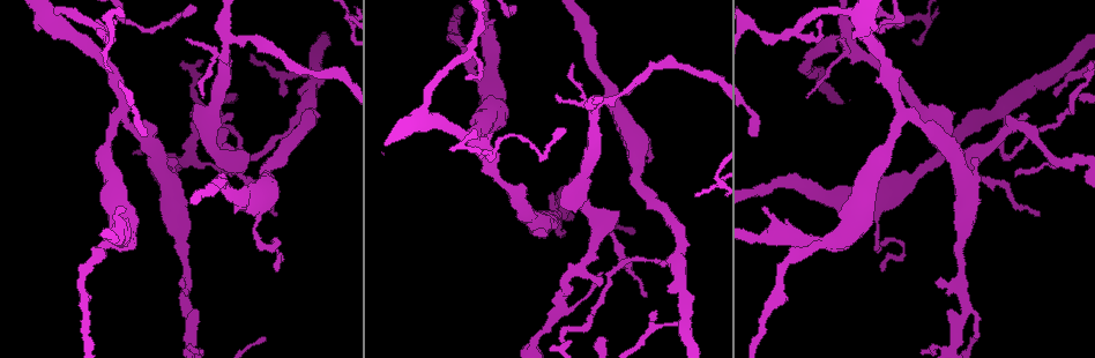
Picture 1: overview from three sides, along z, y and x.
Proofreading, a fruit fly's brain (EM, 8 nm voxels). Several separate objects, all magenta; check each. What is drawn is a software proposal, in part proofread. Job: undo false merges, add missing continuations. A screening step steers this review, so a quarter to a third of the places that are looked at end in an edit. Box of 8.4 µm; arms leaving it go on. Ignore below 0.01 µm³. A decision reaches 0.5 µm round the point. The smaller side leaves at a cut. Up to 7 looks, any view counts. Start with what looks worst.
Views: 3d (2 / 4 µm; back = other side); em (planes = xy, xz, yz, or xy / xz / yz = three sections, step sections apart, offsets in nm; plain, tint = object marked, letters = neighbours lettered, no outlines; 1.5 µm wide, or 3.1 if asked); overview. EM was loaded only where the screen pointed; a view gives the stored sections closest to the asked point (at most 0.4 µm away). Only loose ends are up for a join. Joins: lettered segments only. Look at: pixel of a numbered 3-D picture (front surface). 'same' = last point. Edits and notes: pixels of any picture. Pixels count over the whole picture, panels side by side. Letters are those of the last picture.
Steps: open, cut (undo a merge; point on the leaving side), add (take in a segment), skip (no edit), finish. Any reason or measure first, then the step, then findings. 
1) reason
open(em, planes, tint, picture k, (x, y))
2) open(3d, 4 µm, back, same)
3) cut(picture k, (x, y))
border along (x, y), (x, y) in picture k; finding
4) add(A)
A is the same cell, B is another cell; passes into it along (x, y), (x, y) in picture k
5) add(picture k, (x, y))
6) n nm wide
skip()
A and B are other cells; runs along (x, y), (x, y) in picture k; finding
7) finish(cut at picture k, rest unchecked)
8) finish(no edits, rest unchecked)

abrupt turn
open(em, planes, tint, picture 1, (546, 154))

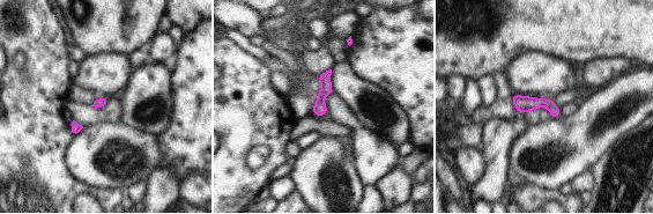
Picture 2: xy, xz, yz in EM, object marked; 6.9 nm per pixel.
what lies round it
open(em, planes, letters, same)

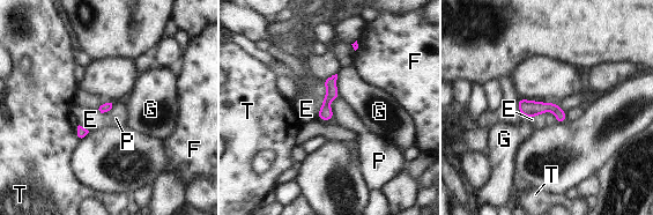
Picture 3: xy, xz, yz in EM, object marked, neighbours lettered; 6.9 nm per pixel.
skip()
E, F, G, P and T are other cells; border along (535, 117), (550, 111), (557, 123) in picture 3; continuous, no second neuron

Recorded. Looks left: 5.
long arm stops here
open(em, planes, letters, picture 1, (276, 269))

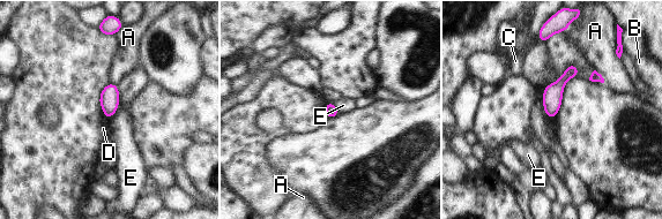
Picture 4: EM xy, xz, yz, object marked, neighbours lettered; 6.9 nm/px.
skip()
A, B, C, D and E are other cells; border along (118, 85), (118, 110), (108, 119) in picture 4; none of them fits

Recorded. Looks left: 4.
tapers out
open(3d, 2 µm, picture 1, (1036, 215))

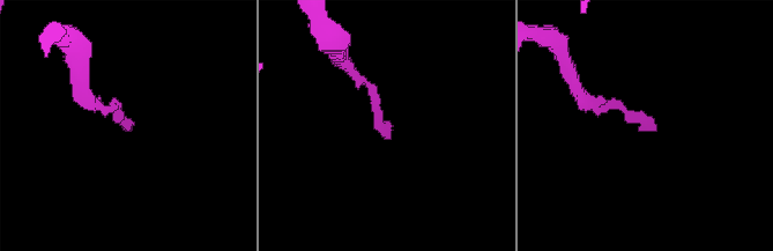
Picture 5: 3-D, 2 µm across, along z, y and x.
shape alone is not enough
open(em, planes, letters, picture 5, (655, 129))

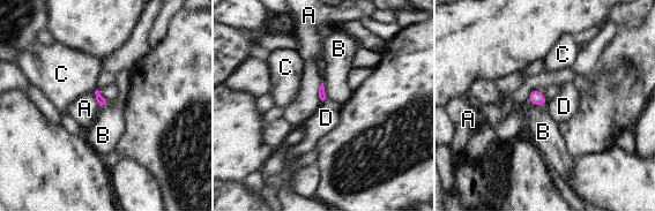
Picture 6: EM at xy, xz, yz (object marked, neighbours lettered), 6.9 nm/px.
add(D)
D is the same cell, A, B and C are other cells; the neuron continues

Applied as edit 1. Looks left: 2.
finish(add at picture 6, rest unchecked)

